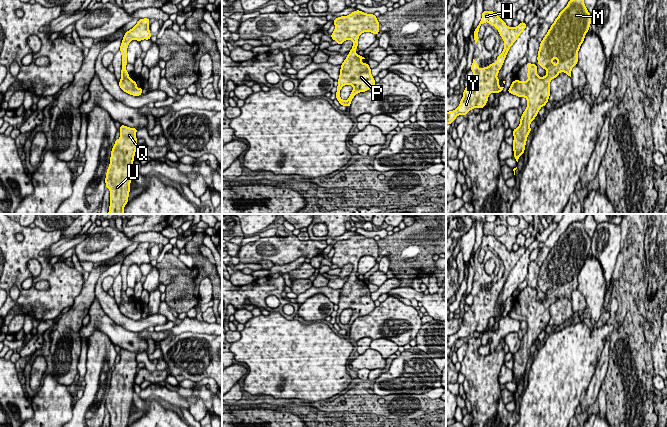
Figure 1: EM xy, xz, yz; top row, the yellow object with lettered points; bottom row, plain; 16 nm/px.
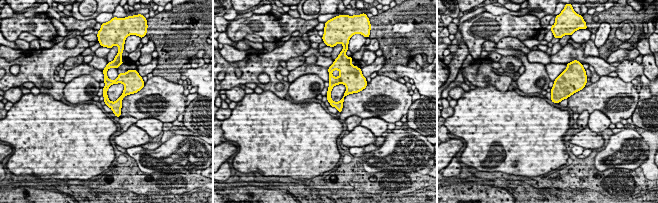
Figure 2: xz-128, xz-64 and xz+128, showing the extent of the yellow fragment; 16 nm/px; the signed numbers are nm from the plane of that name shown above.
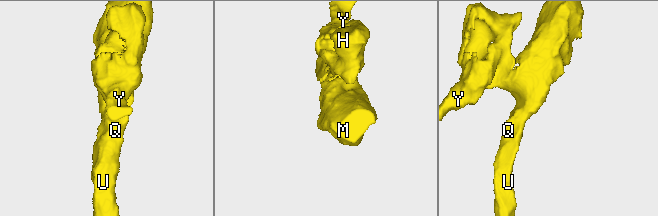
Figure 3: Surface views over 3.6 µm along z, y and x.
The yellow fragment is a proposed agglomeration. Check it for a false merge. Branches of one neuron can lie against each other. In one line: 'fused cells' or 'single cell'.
single cell

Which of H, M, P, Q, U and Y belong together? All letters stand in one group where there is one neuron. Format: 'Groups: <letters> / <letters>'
Groups: H M P Q U Y

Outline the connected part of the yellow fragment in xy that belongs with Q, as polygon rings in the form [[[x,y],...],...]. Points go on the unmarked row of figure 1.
[[[121,348],[120,362],[112,371],[110,388],[107,393],[105,407],[110,414],[110,427],[127,427],[131,402],[133,401],[133,385],[138,371],[136,352]]]

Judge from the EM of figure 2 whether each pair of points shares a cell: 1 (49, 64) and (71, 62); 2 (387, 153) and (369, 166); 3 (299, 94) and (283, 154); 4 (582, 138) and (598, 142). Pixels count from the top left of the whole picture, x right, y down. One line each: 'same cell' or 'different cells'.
1: different cells
2: same cell
3: different cells
4: same cell

